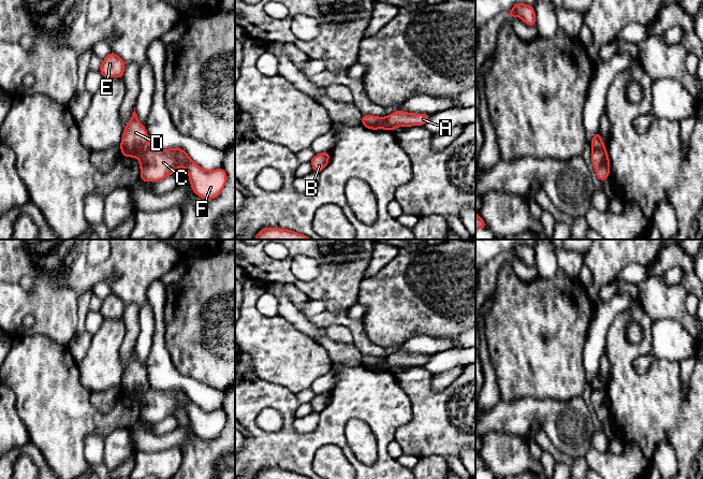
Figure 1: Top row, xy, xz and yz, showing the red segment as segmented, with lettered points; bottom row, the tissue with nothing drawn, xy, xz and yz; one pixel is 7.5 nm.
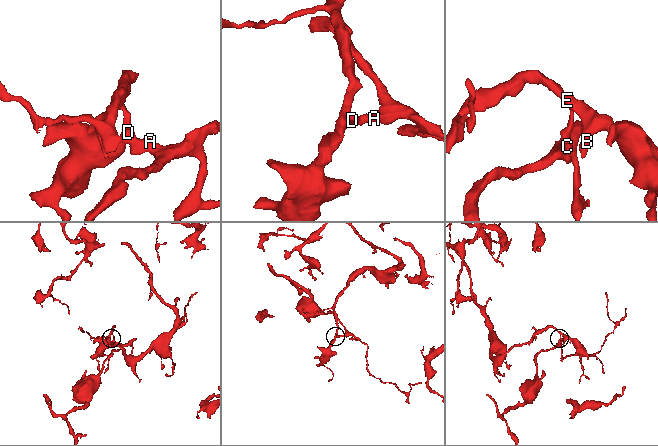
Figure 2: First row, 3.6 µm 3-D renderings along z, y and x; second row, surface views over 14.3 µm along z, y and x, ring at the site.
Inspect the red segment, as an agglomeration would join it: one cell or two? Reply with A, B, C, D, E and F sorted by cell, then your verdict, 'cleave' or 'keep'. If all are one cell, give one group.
groups A C F / B D E; cleave

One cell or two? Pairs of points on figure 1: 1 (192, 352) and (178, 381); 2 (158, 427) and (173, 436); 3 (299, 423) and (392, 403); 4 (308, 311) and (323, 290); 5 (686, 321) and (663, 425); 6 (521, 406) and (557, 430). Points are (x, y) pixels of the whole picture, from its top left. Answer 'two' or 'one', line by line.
1: two
2: two
3: two
4: two
5: two
6: one

